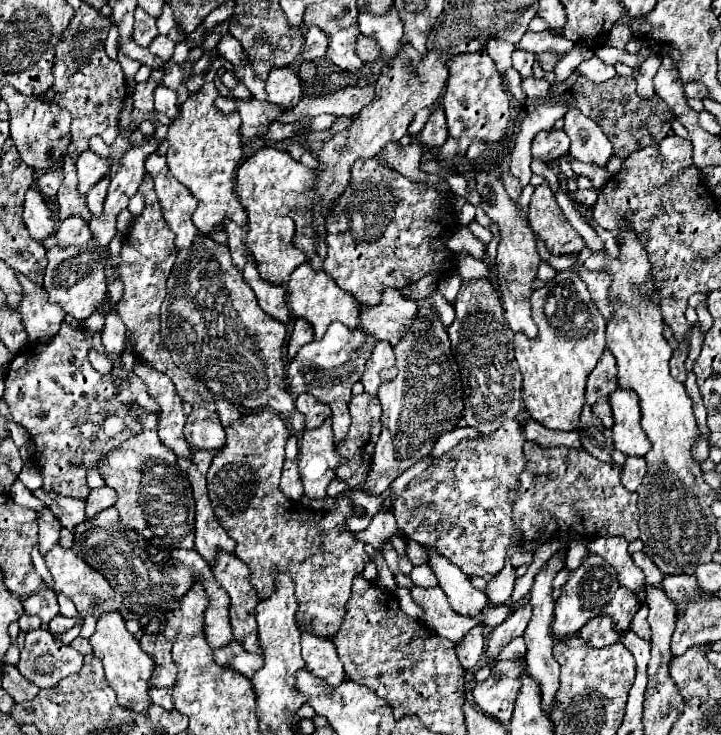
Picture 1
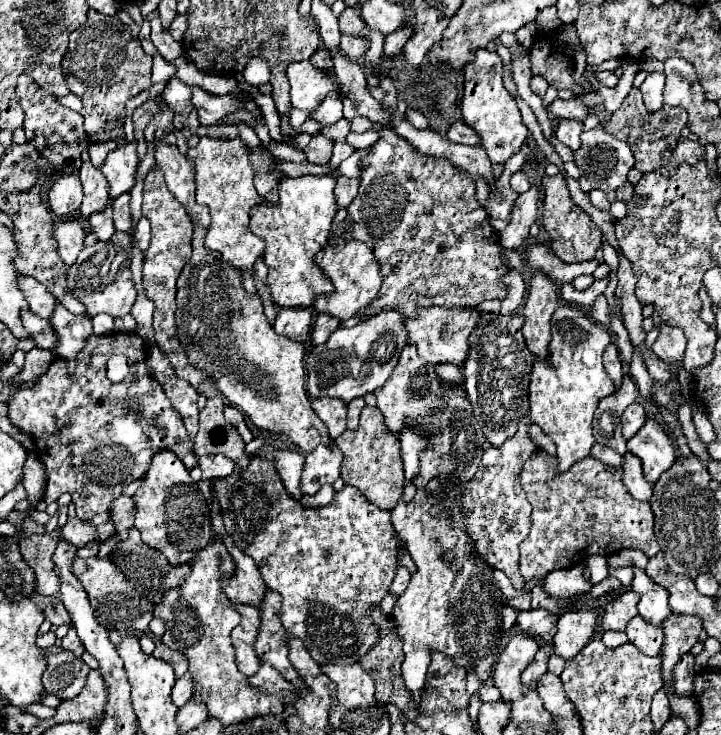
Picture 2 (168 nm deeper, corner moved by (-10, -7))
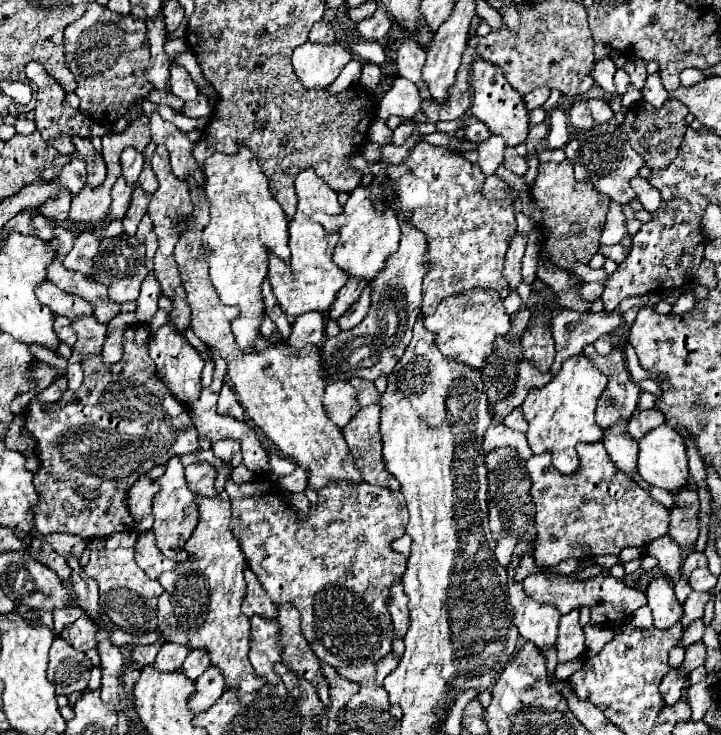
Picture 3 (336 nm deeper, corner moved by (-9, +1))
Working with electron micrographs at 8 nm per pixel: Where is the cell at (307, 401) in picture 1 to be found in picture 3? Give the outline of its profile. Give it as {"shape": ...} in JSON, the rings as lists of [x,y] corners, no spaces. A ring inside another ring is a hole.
{"shape":[[[350,382],[328,384],[322,402],[328,418],[338,428],[344,428],[350,422],[350,418],[360,410],[360,406],[356,404],[356,390]]]}

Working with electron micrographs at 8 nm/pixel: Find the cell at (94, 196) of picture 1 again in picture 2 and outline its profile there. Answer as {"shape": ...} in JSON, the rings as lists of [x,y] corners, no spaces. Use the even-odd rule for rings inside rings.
{"shape":[[[121,194],[119,198],[113,200],[113,218],[115,218],[115,230],[117,232],[127,232],[133,228],[129,200],[131,200],[129,194]]]}

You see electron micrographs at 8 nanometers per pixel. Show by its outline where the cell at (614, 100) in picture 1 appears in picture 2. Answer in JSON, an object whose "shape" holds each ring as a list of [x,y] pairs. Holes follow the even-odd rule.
{"shape":[[[633,88],[631,94],[625,98],[623,106],[605,124],[605,130],[609,134],[613,134],[615,138],[629,144],[629,148],[635,154],[635,160],[637,160],[635,168],[639,172],[647,174],[647,172],[653,172],[653,170],[661,168],[663,164],[667,164],[667,160],[671,158],[671,152],[675,150],[677,140],[681,136],[681,128],[685,124],[687,124],[687,112],[683,108],[663,106],[659,112],[649,112],[643,104],[639,88]]]}

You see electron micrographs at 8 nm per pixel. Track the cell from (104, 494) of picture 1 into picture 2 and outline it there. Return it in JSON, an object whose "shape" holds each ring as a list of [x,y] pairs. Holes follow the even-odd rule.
{"shape":[[[119,496],[113,504],[113,524],[117,528],[117,536],[121,540],[129,538],[129,528],[133,526],[133,518],[135,518],[135,502],[131,496]]]}

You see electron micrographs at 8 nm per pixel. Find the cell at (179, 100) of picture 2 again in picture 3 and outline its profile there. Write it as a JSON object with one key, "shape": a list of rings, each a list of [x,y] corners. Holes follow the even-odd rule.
{"shape":[[[176,64],[170,66],[170,92],[174,96],[182,98],[184,102],[186,100],[196,100],[196,96],[198,96],[198,88],[196,88],[194,80],[190,78],[190,74]]]}

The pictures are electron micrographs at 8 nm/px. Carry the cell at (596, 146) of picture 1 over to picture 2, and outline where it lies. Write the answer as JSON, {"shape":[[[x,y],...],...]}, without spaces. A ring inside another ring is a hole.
{"shape":[[[597,126],[597,128],[581,134],[581,148],[573,152],[573,162],[581,170],[579,186],[583,192],[591,192],[595,188],[599,188],[603,192],[613,192],[627,182],[629,170],[635,166],[635,158],[633,158],[631,148],[625,142],[617,140],[615,136],[607,134],[603,130],[603,126]]]}

